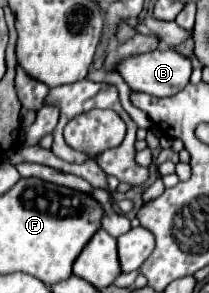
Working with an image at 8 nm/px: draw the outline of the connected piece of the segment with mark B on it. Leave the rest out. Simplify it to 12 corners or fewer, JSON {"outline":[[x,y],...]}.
{"outline":[[168,48],[122,58],[116,72],[134,92],[172,96],[192,64]]}

